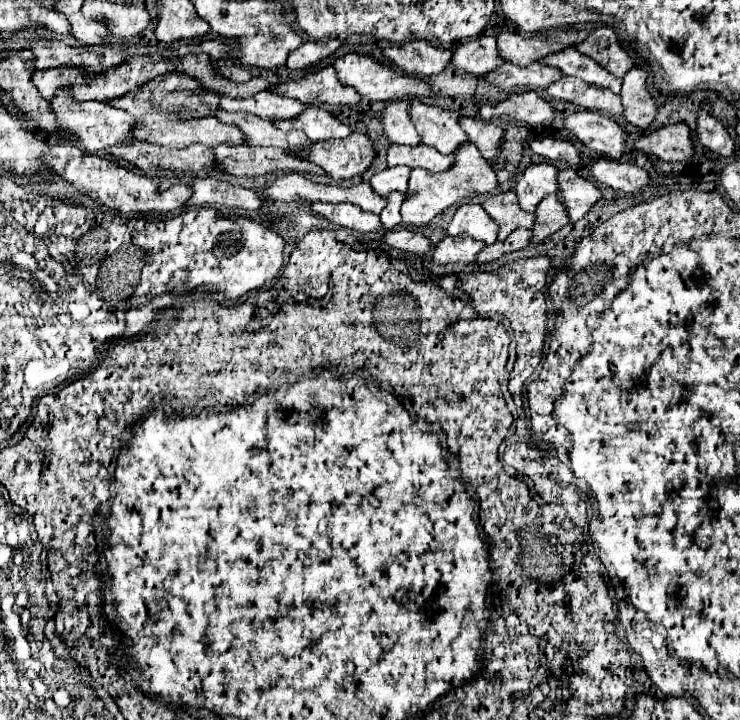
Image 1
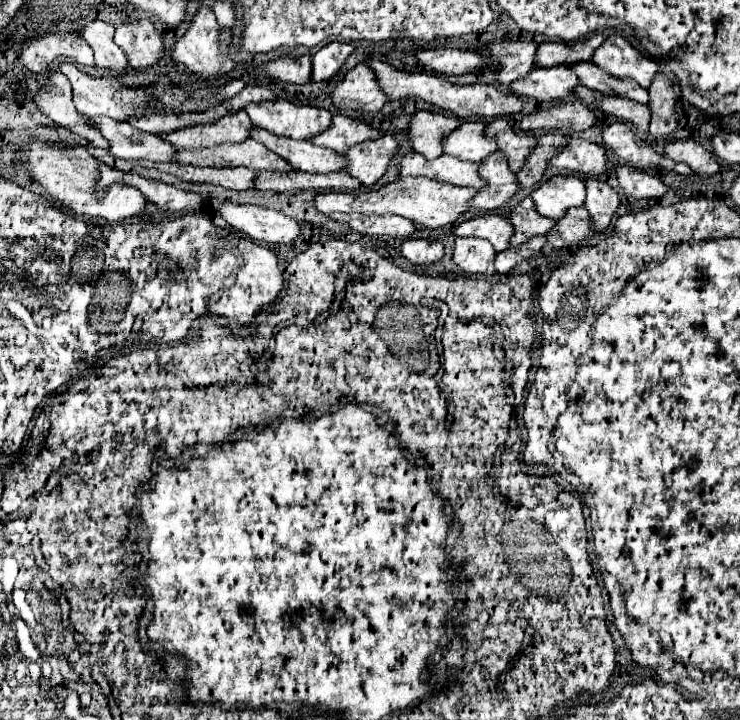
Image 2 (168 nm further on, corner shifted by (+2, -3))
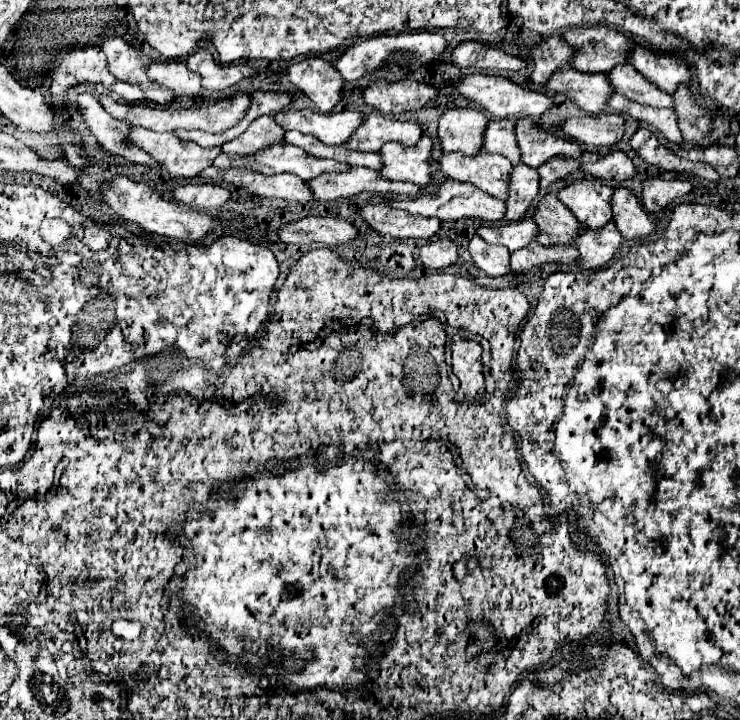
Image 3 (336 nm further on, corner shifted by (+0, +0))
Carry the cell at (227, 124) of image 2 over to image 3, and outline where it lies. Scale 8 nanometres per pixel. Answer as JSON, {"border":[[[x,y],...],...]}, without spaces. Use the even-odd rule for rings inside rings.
{"border":[[[259,116],[257,120],[251,122],[251,126],[241,136],[221,144],[221,150],[227,154],[247,156],[257,152],[259,148],[265,148],[267,144],[283,142],[283,134],[285,130],[279,128],[271,116]]]}

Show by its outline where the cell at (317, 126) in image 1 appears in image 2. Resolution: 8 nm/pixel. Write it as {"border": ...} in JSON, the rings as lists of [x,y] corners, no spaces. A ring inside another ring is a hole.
{"border":[[[337,113],[333,117],[331,127],[325,133],[313,137],[311,141],[319,147],[327,147],[327,149],[333,149],[337,153],[345,153],[349,147],[363,143],[363,141],[373,141],[377,137],[383,137],[383,133],[373,129],[367,123],[361,123],[357,119],[351,119],[351,117]]]}

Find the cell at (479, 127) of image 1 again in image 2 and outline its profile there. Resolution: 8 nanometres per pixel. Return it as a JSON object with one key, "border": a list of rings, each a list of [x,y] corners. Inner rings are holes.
{"border":[[[507,119],[491,121],[487,127],[487,135],[497,137],[499,151],[509,157],[511,171],[519,171],[525,165],[525,159],[529,157],[531,149],[535,147],[535,137],[531,133],[515,131]]]}

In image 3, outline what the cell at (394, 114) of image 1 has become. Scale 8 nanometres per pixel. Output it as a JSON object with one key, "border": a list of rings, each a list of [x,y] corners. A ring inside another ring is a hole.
{"border":[[[451,108],[439,118],[437,138],[443,152],[479,154],[479,144],[483,140],[483,124],[487,118],[479,110],[471,108]]]}

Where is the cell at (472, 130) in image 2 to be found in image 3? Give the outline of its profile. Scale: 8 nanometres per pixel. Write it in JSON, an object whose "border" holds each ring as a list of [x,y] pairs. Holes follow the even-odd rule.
{"border":[[[491,120],[483,132],[481,152],[501,154],[511,164],[519,164],[521,156],[519,156],[515,134],[513,134],[513,126],[515,126],[513,120]]]}

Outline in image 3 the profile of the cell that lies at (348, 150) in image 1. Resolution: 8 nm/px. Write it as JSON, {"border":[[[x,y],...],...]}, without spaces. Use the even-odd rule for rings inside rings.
{"border":[[[421,136],[421,140],[415,146],[405,146],[401,142],[387,142],[379,156],[383,160],[383,168],[379,174],[385,180],[393,182],[413,182],[419,186],[429,184],[429,152],[433,148],[433,142],[429,136]]]}

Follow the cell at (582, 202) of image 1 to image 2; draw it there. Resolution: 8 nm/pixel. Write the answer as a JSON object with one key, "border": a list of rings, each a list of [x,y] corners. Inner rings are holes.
{"border":[[[587,179],[587,201],[585,201],[585,209],[591,213],[593,217],[593,227],[597,231],[605,231],[617,211],[617,207],[621,205],[621,197],[619,193],[607,185],[605,181],[597,181],[597,179]]]}

